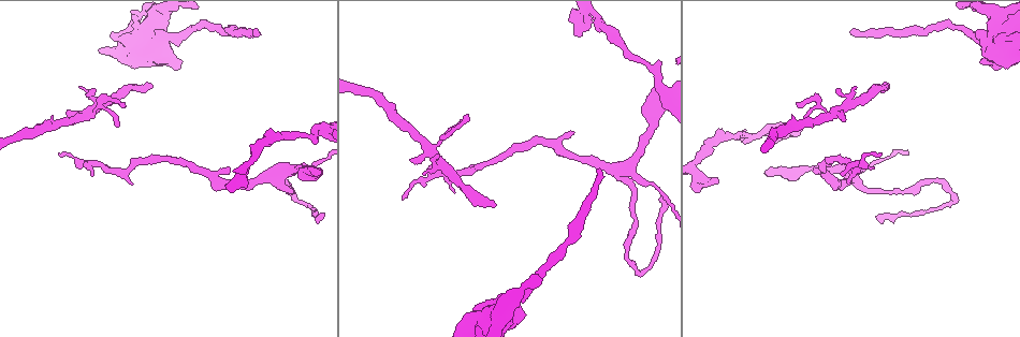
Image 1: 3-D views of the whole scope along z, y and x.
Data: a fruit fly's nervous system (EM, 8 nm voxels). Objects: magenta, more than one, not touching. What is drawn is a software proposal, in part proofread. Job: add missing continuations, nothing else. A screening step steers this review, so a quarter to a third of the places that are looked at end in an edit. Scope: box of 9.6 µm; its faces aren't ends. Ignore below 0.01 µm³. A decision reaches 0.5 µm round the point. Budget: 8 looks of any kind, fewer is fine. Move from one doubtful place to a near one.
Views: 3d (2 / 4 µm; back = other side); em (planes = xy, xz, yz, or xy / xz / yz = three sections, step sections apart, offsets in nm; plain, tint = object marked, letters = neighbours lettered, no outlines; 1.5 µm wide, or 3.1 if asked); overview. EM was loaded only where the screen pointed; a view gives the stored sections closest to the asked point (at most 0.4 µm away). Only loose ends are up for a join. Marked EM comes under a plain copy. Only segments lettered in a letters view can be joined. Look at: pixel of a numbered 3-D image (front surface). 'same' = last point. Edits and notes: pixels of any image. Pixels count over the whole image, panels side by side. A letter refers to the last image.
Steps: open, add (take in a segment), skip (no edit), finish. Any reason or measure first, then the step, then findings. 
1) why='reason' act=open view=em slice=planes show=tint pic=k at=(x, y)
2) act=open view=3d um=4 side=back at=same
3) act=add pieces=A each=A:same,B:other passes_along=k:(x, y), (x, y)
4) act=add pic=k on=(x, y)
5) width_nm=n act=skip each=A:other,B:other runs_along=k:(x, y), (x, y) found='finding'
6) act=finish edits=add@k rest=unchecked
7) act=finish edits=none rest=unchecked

why='branch stops here' act=open view=em slice=xy step=8 show=letters pic=1 at=(885, 85)

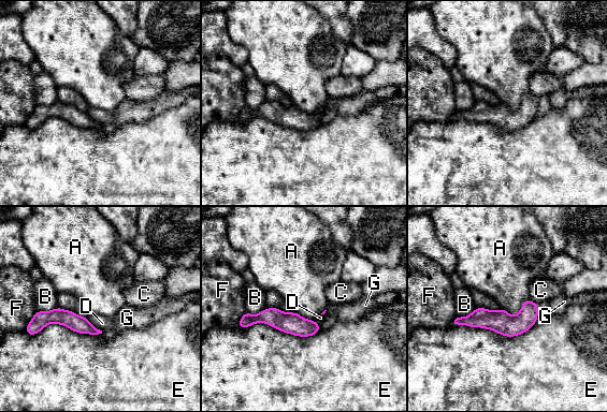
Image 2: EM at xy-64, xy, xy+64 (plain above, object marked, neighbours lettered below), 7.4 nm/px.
act=open view=em slice=planes show=letters at=same

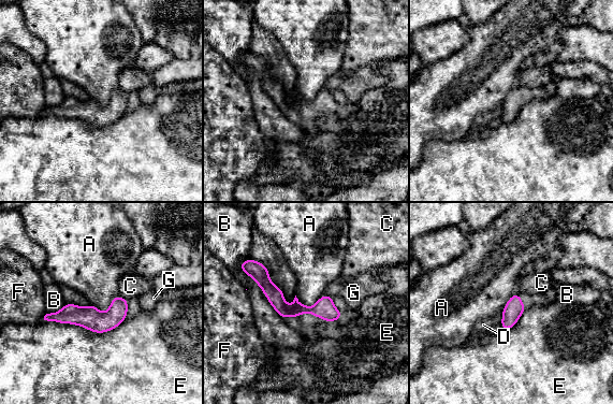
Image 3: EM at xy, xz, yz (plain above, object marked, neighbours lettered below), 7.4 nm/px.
width_nm=140 act=skip each=A:other,B:other,C:other,D:other,E:other,F:other,G:other found='none of them fits'

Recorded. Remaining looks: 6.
why='free end' act=open view=em slice=planes show=letters pic=1 at=(574, 33)

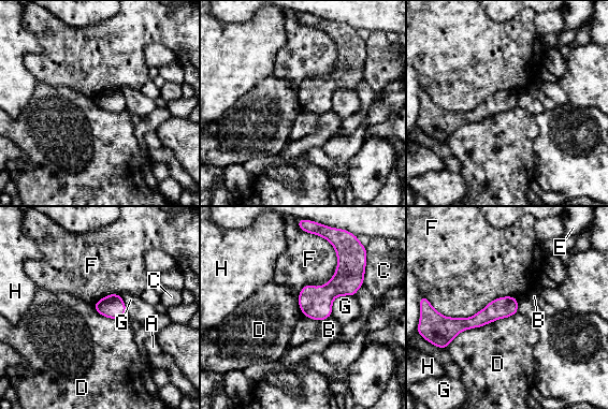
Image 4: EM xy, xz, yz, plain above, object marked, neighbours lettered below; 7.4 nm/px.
longest_contact=F:600nm act=skip each=A:other,B:other,C:other,D:other,E:other,F:other,G:other,H:other found='none of them fits'

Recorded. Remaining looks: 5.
why='thin end' act=open view=3d um=2 pic=1 at=(840, 174)

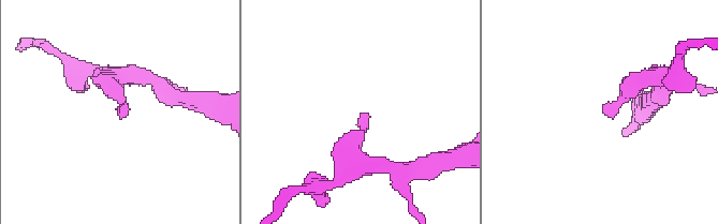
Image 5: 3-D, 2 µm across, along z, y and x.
why='now the EM' act=open view=em slice=xz step=8 show=letters pic=5 at=(364, 113)

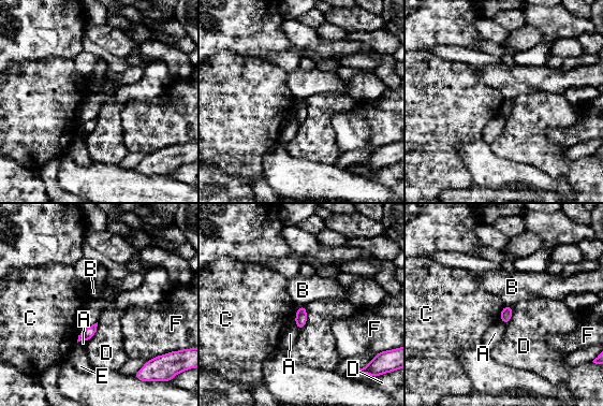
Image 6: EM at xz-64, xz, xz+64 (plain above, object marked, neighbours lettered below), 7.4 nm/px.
act=open view=em slice=planes show=letters at=same

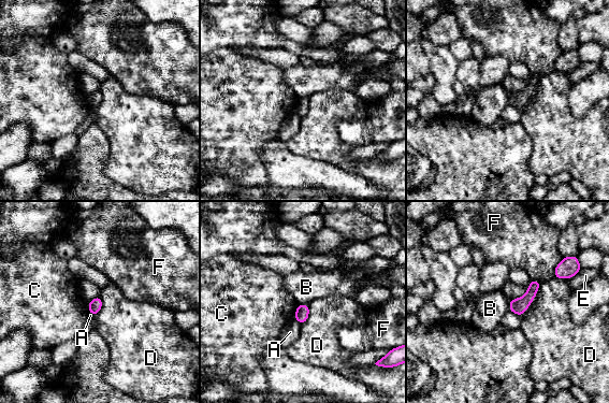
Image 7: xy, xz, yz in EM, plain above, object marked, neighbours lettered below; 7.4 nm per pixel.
act=skip each=A:other,B:other,C:other,D:other,E:other,F:other border=7:(298, 303), (307, 304) found='no lettered segment goes on from it'

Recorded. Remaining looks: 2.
act=finish edits=none rest=unchecked

